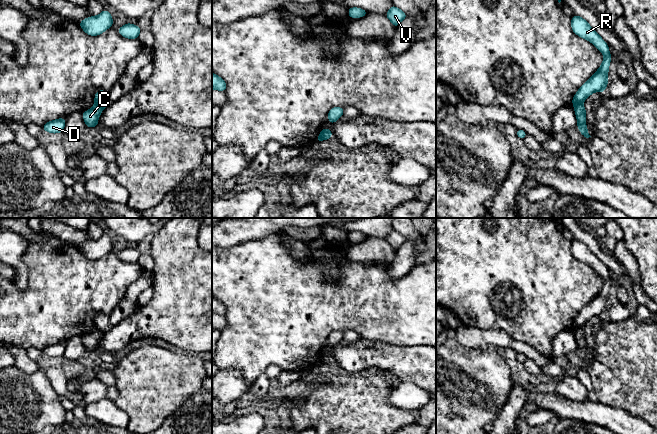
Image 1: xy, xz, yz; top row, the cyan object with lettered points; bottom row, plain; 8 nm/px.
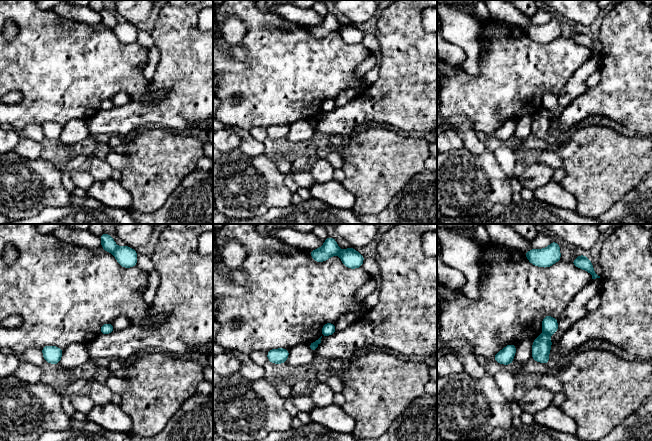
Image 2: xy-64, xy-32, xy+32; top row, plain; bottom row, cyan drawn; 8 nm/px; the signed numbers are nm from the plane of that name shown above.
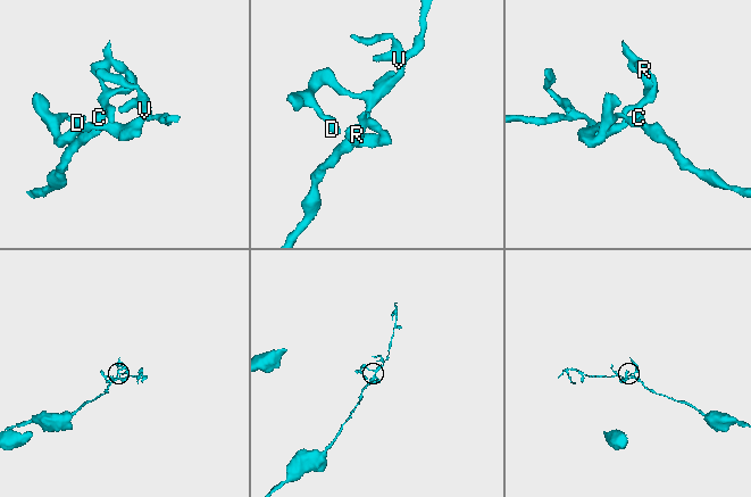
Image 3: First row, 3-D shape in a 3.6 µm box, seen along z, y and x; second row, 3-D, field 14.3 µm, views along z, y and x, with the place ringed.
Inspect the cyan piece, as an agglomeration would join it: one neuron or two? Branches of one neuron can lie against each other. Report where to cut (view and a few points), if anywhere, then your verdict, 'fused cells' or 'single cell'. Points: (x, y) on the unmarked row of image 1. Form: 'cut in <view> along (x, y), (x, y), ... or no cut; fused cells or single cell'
cut in yz along (582, 327), (574, 330); fused cells

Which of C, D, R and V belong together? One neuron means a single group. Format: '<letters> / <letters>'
C / D R V

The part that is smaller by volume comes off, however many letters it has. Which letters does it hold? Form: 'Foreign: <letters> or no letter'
Foreign: D, R, V

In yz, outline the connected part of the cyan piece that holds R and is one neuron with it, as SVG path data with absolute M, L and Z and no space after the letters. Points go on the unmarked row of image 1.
M578 239L571 242L572 255L579 261L591 266L603 279L604 283L598 294L578 313L572 323L572 329L583 328L585 323L594 316L605 317L609 306L608 295L611 286L611 278L608 268L601 260L589 249L589 247Z

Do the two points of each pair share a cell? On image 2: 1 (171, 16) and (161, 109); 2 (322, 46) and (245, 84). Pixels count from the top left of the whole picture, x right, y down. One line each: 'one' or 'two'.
1: one
2: one

